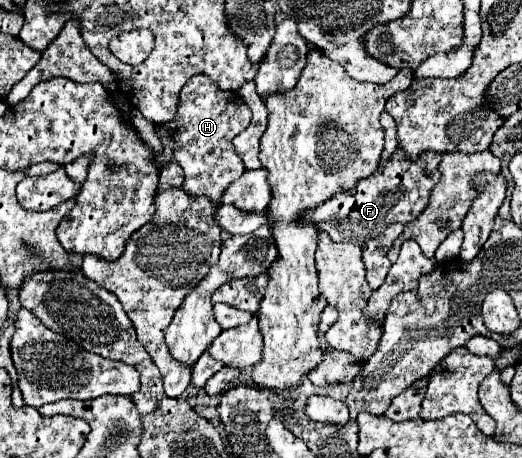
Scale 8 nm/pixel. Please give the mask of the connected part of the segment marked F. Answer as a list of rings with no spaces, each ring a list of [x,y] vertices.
[[[398,148],[385,163],[379,164],[378,170],[372,176],[360,180],[360,184],[352,192],[338,192],[338,196],[332,196],[332,200],[320,204],[320,208],[308,212],[306,220],[312,220],[336,242],[364,246],[368,240],[376,238],[388,224],[392,222],[408,224],[422,212],[422,208],[426,208],[428,192],[440,178],[438,174],[440,160],[442,154],[424,152],[418,160],[412,162]]]

